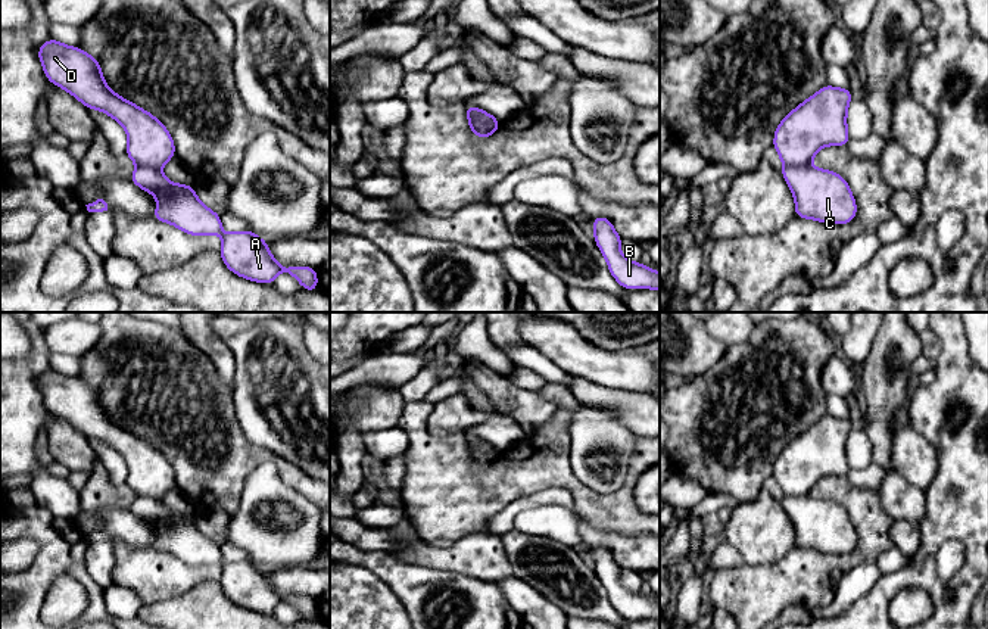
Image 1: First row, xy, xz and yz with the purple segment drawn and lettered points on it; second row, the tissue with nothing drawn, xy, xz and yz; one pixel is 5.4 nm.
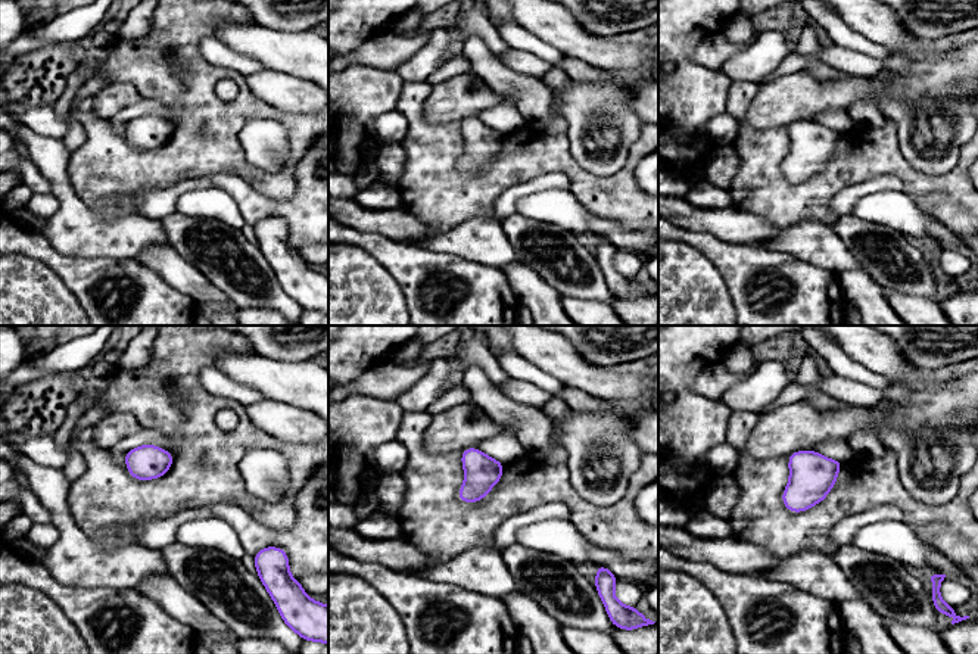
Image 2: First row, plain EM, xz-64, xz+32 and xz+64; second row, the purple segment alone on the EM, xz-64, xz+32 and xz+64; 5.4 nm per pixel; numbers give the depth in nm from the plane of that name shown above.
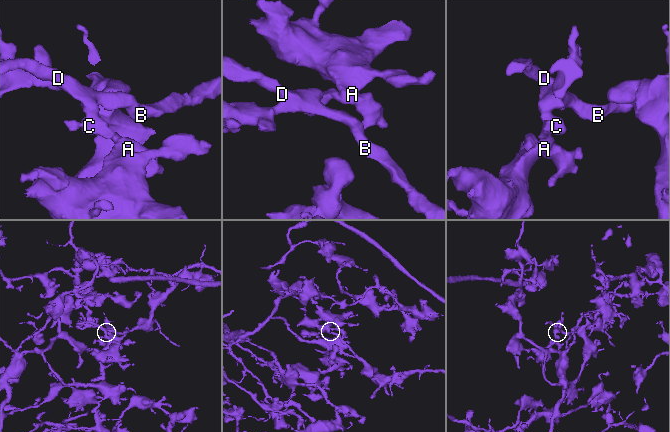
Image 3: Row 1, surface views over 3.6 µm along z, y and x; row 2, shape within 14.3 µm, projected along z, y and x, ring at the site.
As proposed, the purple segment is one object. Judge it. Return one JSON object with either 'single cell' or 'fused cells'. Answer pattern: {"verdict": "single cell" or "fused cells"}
{"verdict": "fused cells"}

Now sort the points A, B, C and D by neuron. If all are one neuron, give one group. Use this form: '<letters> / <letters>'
A C / B D

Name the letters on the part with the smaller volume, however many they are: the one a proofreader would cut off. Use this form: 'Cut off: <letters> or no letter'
Cut off: B, D

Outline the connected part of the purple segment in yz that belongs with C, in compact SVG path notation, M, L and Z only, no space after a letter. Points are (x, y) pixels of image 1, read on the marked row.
M783 166L780 171L795 199L795 217L825 224L848 224L857 205L842 175L805 166Z

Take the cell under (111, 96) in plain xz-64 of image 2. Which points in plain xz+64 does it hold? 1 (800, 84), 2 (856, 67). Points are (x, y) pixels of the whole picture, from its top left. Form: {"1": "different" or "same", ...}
{"1": "same", "2": "different"}

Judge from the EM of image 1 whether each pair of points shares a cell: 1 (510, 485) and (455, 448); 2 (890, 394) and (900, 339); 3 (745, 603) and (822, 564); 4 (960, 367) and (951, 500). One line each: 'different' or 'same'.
1: same
2: same
3: same
4: same

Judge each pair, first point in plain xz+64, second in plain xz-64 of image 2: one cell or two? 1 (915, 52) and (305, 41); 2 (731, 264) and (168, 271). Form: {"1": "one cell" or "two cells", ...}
{"1": "one cell", "2": "two cells"}

